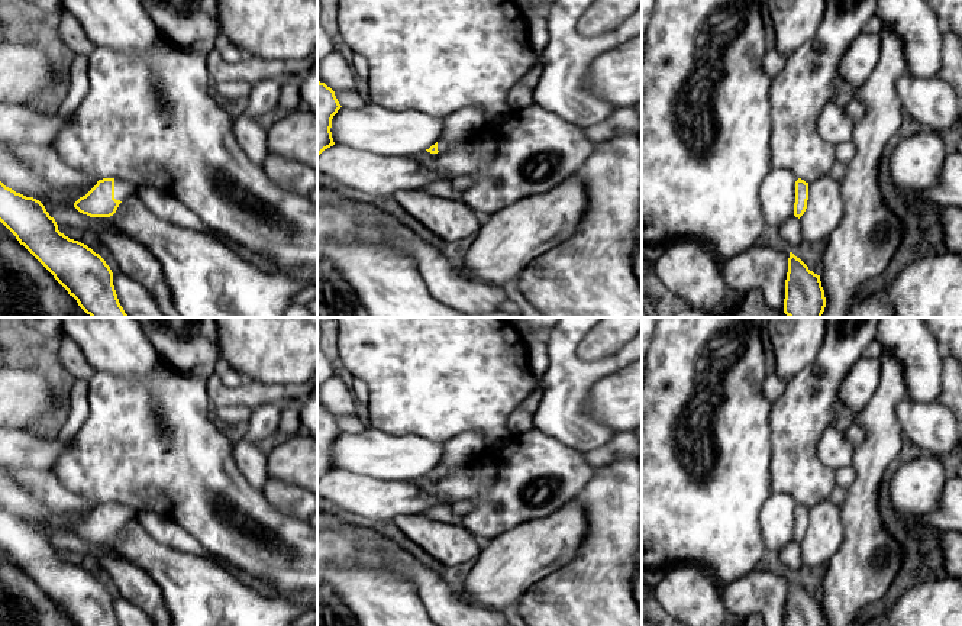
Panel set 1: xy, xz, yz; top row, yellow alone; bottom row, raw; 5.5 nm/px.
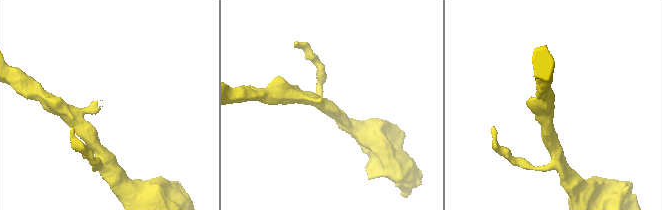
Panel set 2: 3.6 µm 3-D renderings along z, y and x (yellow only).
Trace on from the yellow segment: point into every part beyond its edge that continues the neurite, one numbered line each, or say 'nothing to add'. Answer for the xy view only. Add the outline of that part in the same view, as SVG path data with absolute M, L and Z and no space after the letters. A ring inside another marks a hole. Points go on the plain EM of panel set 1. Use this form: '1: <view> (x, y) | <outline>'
1: xy (122, 513) | M114 503L114 523L116 525L126 525L136 516L136 512L125 504Z

